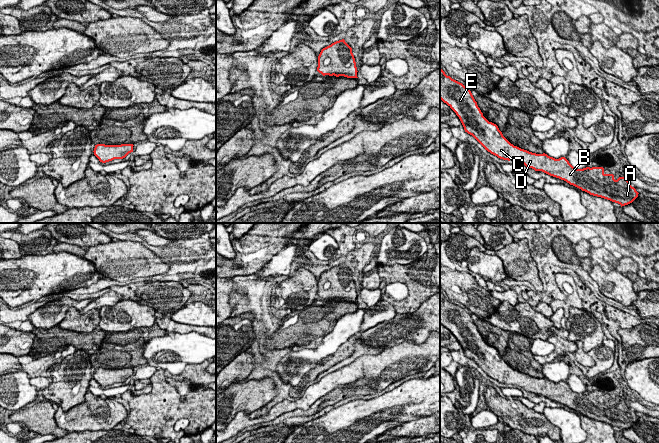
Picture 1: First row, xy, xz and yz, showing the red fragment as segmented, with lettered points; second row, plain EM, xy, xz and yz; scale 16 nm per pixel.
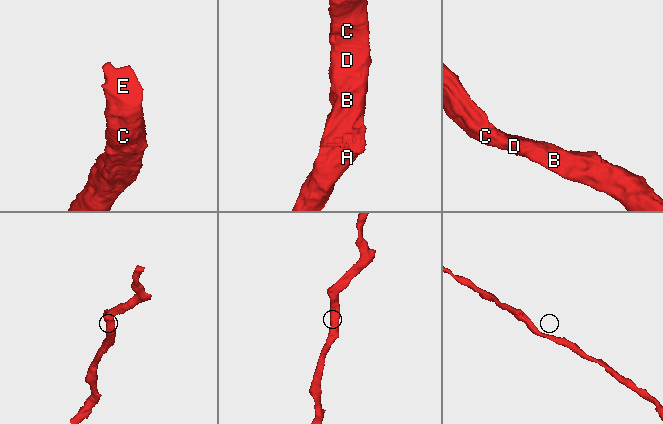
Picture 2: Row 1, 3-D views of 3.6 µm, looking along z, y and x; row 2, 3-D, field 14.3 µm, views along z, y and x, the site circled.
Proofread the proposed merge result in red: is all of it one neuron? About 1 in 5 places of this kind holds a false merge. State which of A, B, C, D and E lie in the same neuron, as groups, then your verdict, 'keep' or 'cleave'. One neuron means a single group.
A B C D E; keep

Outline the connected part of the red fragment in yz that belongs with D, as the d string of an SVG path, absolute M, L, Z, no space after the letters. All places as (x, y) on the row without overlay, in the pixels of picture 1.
M440 292L440 323L446 327L459 341L465 356L472 359L488 376L503 384L513 384L524 388L527 392L542 395L550 400L566 405L590 419L601 421L622 430L632 427L638 416L625 401L614 403L613 398L605 398L603 391L574 392L565 381L555 383L547 378L536 378L511 368L499 354L498 350L489 346L481 336L471 315L462 307L447 300Z

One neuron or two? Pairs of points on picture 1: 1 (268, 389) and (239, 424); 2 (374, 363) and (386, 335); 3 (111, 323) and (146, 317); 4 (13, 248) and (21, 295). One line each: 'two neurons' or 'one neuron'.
1: two neurons
2: two neurons
3: one neuron
4: two neurons

